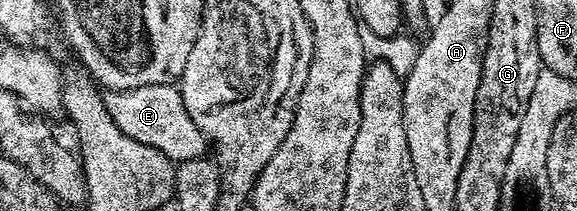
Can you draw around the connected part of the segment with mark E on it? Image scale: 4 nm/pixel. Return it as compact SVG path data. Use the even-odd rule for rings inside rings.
M174 83L160 85L140 85L140 89L127 91L106 91L106 111L112 121L124 133L140 145L164 153L172 161L200 159L207 154L208 140L206 134L188 117L184 109L182 92Z

